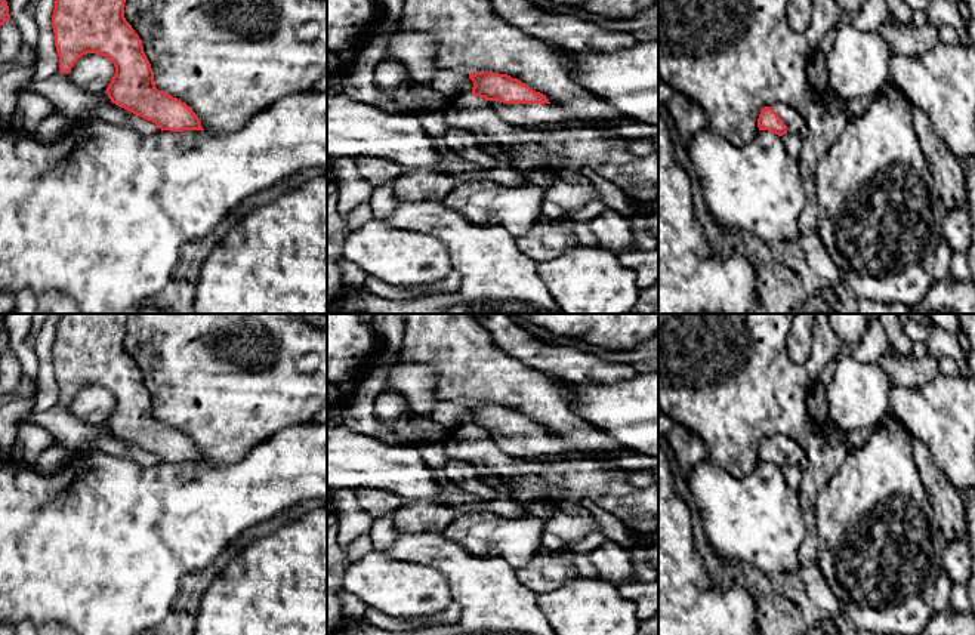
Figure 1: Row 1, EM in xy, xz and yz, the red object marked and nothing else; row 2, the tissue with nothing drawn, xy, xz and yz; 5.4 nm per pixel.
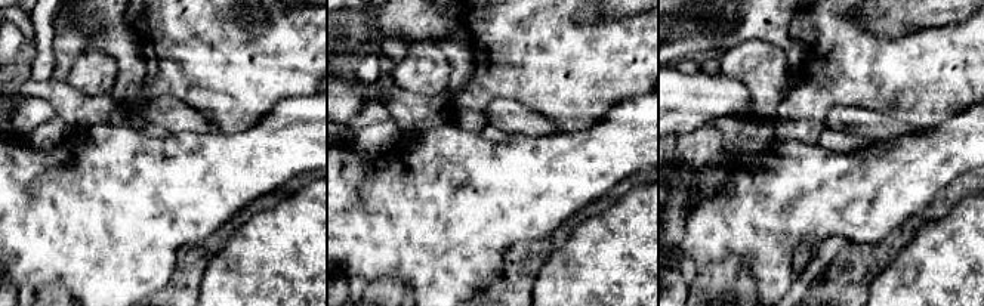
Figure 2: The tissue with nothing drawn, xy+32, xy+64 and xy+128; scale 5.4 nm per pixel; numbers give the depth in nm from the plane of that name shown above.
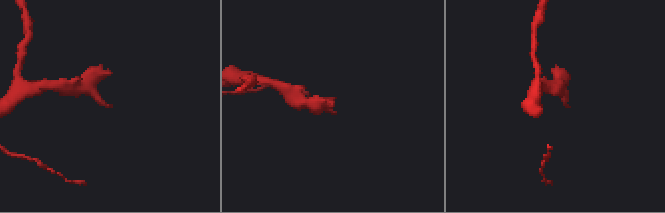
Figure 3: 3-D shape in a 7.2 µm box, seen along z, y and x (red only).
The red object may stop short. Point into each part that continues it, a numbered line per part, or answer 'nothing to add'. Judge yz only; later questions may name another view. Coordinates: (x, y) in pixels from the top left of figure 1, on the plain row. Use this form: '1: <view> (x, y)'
1: yz (793, 452)

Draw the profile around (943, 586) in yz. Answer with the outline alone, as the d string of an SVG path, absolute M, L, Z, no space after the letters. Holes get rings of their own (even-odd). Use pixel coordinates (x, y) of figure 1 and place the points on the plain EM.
M942 570L935 582L935 595L932 610L935 613L944 613L950 610L950 592L953 588L951 579Z

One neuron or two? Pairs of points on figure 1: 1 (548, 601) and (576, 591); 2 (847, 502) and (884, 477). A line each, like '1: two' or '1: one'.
1: one
2: one

